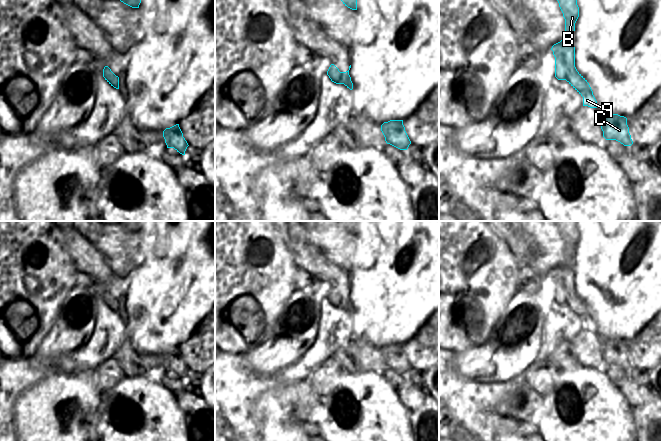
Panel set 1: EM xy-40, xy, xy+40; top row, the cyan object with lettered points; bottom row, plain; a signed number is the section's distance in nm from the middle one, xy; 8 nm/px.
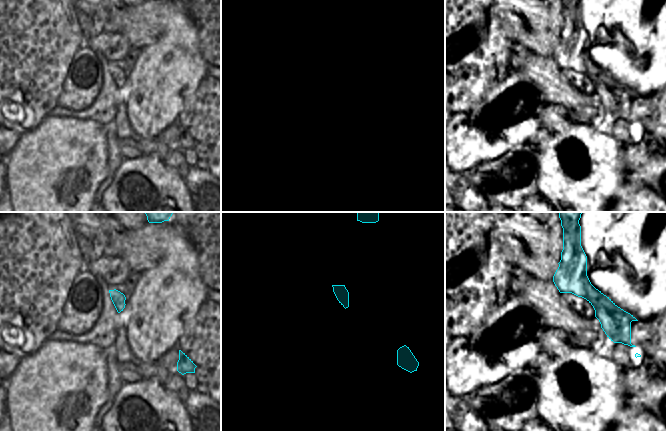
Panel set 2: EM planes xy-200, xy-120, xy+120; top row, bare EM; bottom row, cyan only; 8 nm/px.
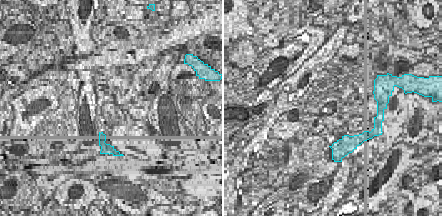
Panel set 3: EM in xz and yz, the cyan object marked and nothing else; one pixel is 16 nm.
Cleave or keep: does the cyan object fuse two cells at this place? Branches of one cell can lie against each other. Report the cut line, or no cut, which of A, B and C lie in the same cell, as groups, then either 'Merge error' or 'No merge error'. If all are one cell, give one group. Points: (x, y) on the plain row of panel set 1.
No split. Groups: A B C. No merge error.

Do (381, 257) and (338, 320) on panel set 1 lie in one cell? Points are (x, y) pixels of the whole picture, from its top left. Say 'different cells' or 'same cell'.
different cells

